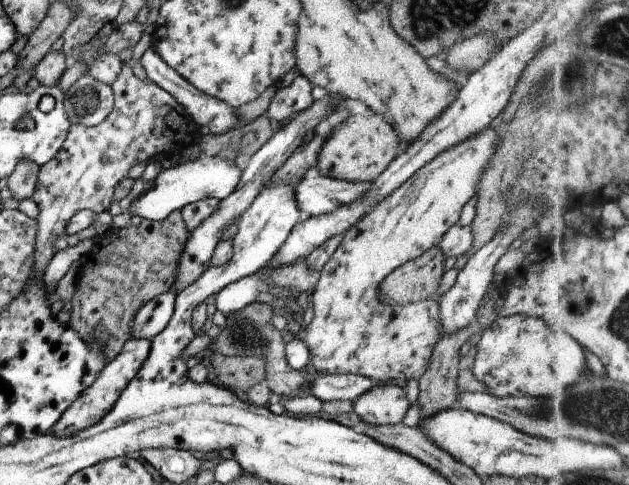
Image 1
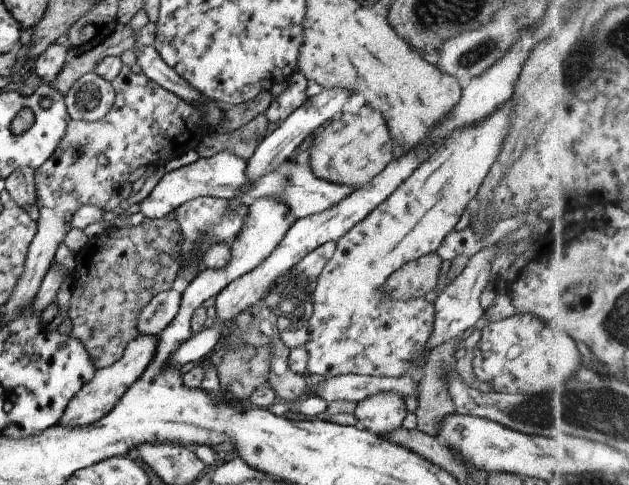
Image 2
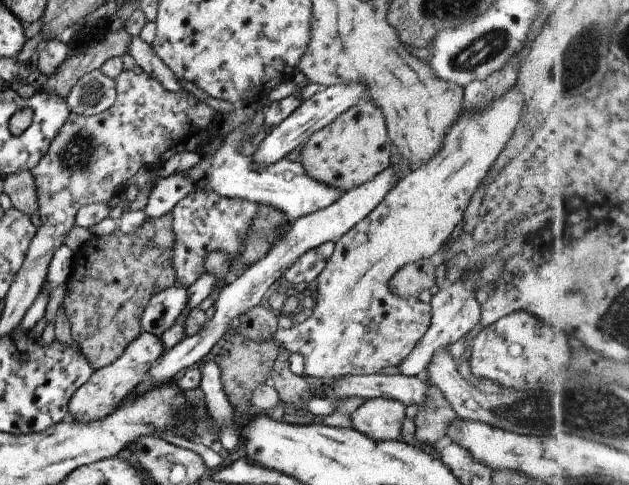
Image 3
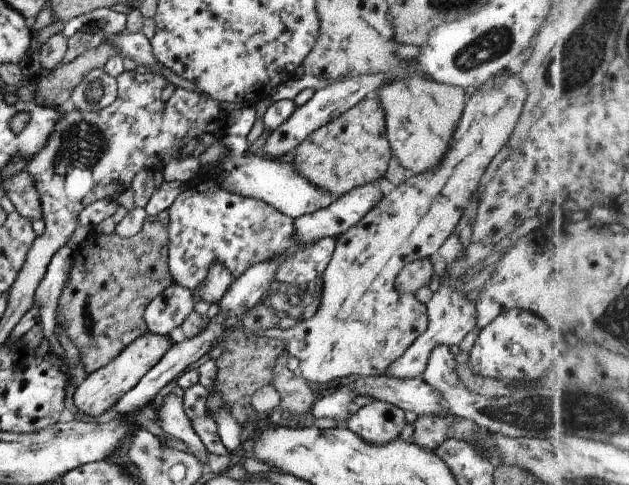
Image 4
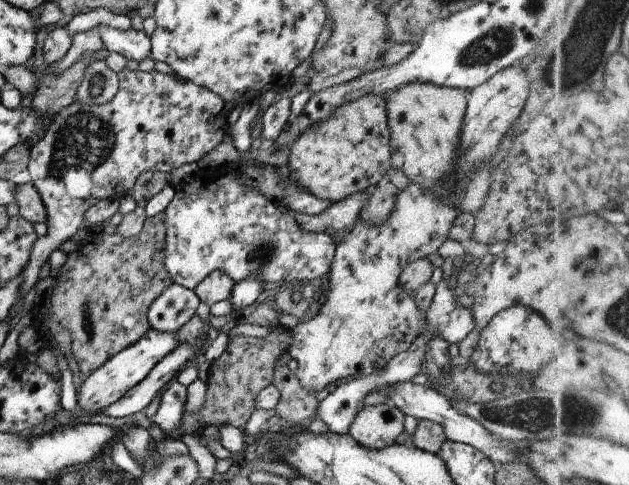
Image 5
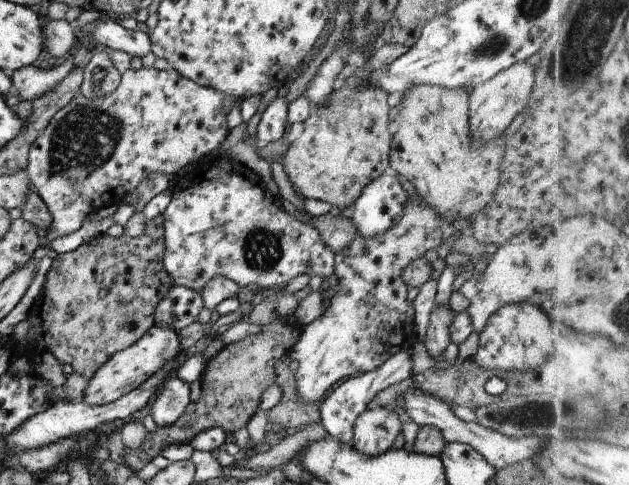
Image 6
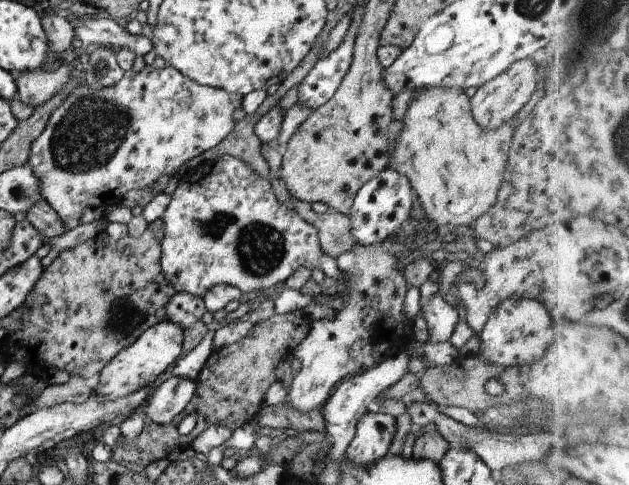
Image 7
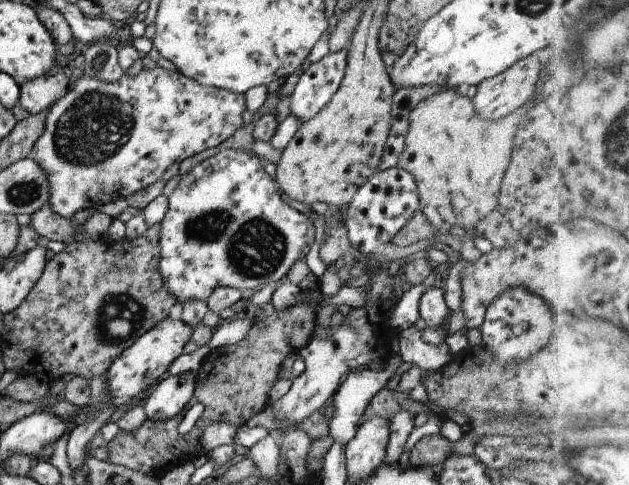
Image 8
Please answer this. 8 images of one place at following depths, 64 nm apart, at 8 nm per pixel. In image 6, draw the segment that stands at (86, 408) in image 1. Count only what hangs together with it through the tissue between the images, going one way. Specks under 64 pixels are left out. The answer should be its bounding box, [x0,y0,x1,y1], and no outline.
[85,325,182,405]

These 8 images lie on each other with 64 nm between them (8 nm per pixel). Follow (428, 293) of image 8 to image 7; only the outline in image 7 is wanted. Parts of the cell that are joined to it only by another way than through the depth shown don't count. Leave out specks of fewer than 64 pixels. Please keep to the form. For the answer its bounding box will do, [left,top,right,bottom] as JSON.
[421,293,458,343]

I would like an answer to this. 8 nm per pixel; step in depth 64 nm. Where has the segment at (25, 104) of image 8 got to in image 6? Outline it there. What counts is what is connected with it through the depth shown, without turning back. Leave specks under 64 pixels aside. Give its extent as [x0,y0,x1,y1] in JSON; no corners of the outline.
[10,50,75,102]

